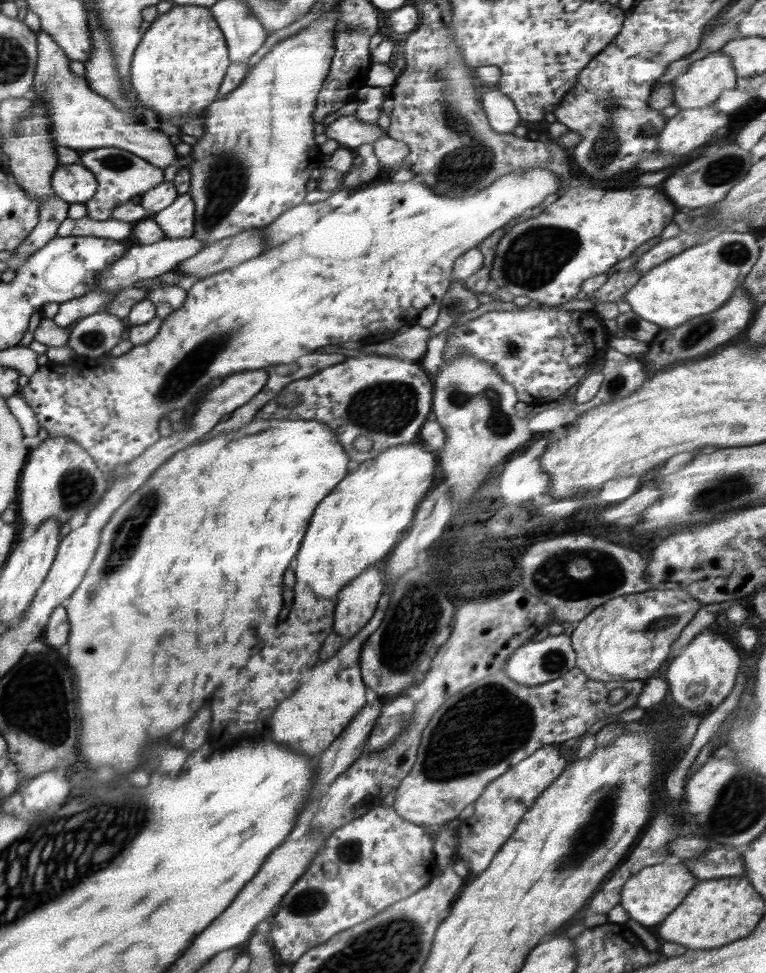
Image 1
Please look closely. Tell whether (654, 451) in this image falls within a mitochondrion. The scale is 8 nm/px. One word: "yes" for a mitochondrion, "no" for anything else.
no

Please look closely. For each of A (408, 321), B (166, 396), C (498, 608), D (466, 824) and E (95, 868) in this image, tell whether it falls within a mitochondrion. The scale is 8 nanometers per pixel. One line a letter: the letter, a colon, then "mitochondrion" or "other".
A: other
B: mitochondrion
C: other
D: other
E: mitochondrion

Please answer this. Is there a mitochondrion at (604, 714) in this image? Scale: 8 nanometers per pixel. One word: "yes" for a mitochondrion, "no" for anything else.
no

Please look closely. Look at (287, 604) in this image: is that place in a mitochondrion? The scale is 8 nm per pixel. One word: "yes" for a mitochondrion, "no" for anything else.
no

